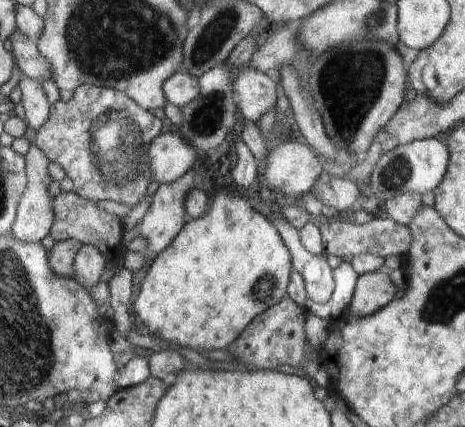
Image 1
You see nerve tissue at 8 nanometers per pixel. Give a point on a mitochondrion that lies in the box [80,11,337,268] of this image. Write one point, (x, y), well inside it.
(117, 149)

